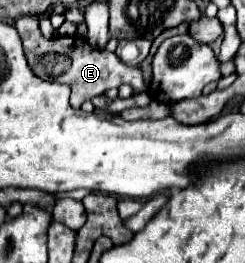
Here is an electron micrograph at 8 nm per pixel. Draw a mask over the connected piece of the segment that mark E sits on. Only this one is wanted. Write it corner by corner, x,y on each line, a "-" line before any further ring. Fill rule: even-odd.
20,17
16,21
16,31
22,37
24,45
24,55
28,59
30,69
34,71
36,77
44,81
58,81
66,83
72,89
72,107
78,109
84,101
102,95
108,89
120,87
122,83
130,83
138,93
144,89
144,77
140,67
130,67
118,61
116,53
110,51
100,51
94,49
86,43
84,37
54,37
54,39
44,39
38,29
38,17

